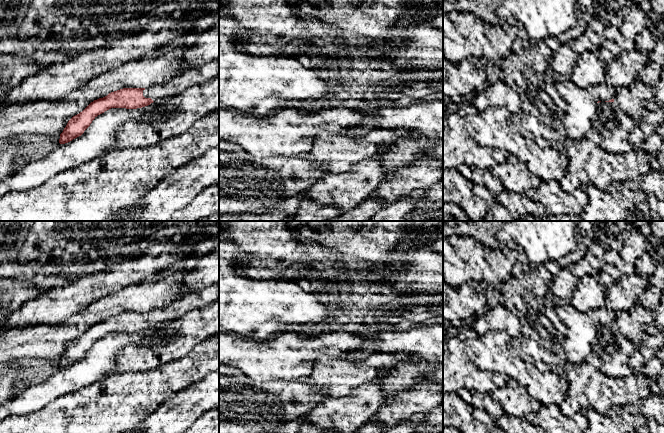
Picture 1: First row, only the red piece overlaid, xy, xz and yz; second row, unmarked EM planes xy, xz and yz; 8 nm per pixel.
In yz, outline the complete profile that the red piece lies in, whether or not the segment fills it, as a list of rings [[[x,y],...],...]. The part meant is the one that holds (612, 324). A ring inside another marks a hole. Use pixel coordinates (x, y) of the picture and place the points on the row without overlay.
[[[606,307],[589,310],[586,314],[597,327],[614,326],[616,313]]]

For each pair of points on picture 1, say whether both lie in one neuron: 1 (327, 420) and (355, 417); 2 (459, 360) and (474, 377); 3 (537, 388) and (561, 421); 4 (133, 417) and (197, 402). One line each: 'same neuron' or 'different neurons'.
1: same neuron
2: same neuron
3: different neurons
4: different neurons

